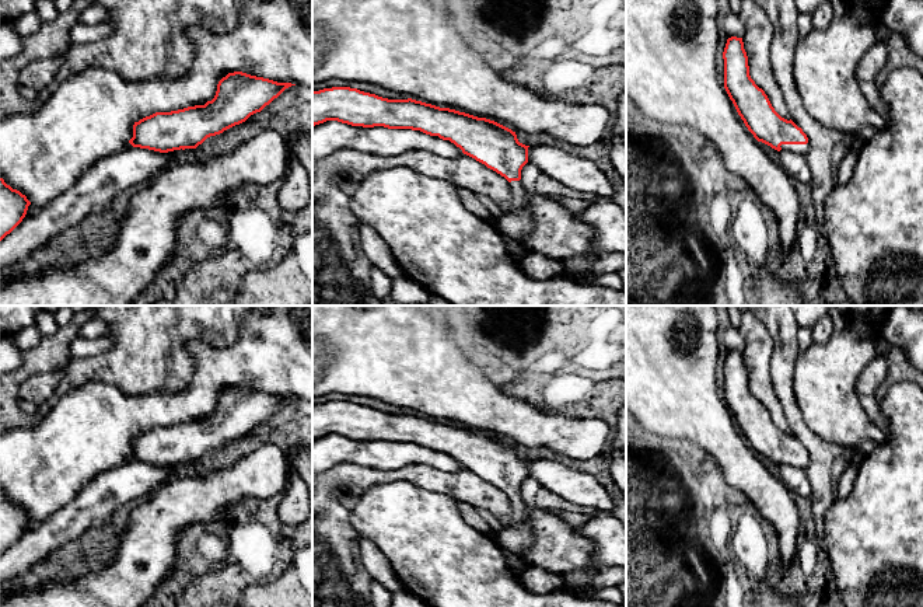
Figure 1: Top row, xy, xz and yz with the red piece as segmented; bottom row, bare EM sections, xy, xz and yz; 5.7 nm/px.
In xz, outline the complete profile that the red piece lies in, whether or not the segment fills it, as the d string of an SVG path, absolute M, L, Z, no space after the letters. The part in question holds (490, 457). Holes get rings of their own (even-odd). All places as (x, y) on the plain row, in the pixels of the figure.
M332 401L312 405L312 442L326 435L338 435L363 442L384 440L388 443L412 443L430 450L438 450L443 454L450 454L459 461L464 468L485 478L508 495L511 513L506 520L507 526L524 523L531 526L535 536L534 544L520 555L527 566L563 576L564 573L587 569L592 565L595 545L590 538L581 536L576 527L569 526L550 510L539 507L534 510L528 509L521 495L521 484L528 477L529 460L520 457L515 446L494 435L450 422L440 422L412 412L388 414L350 401Z

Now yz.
M742 352L727 353L723 373L724 402L754 451L777 465L805 470L810 464L807 449L791 433L782 432L751 393Z

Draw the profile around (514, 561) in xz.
M500 545L500 548L501 548L501 552L503 552L506 561L507 561L507 564L510 565L510 568L511 568L517 575L527 568L527 565L522 562L522 559L521 559L518 555L515 555L515 554L507 551L507 550L506 550L504 547L501 547L501 545Z

